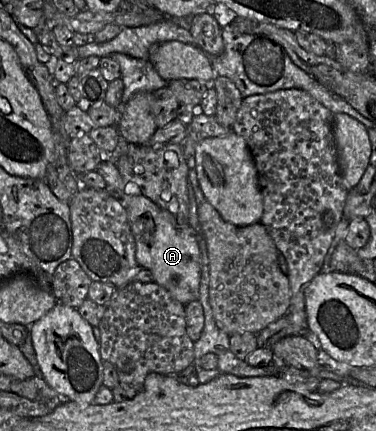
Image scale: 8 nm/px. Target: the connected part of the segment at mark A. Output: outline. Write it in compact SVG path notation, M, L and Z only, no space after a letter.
M110 159L101 161L95 170L106 181L106 191L117 198L127 211L131 232L136 243L136 261L141 268L150 271L153 282L165 288L170 295L186 306L199 299L201 282L201 252L197 232L187 224L179 224L169 211L160 208L143 195L125 193L123 181L115 163Z

